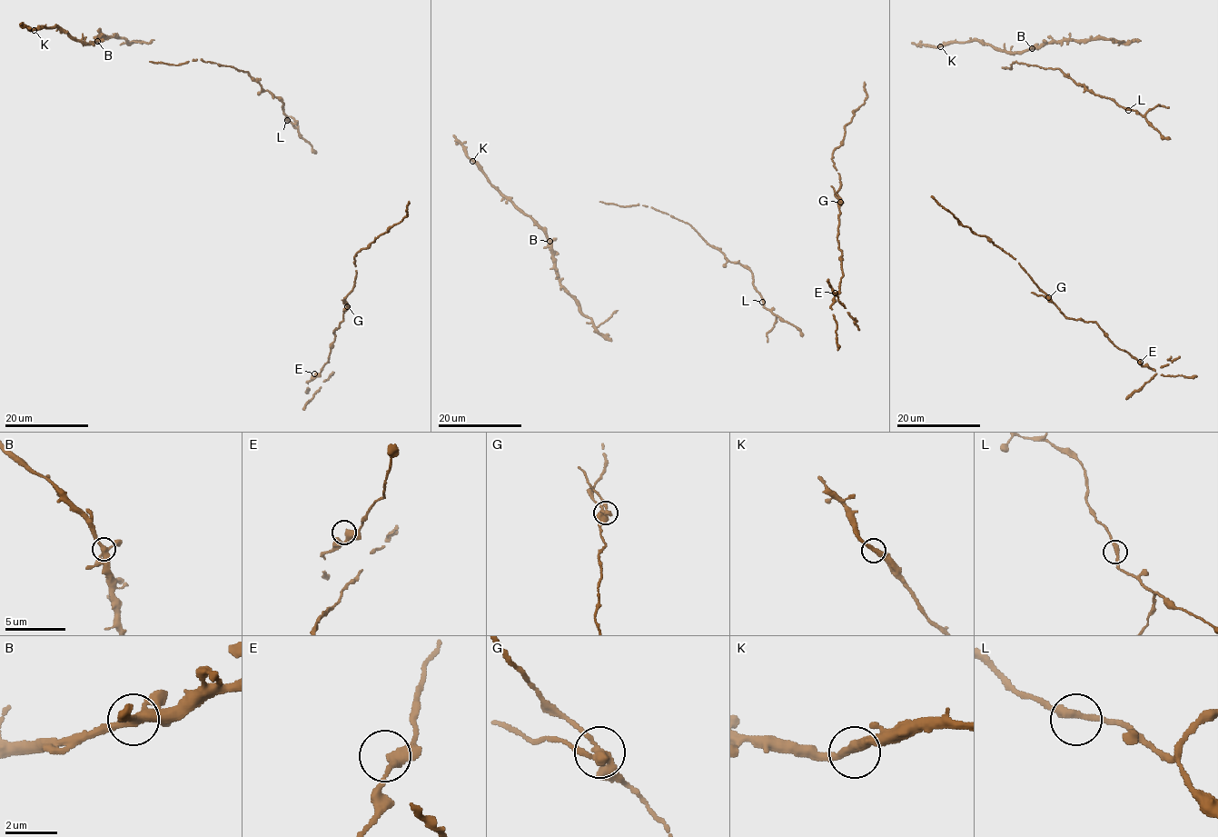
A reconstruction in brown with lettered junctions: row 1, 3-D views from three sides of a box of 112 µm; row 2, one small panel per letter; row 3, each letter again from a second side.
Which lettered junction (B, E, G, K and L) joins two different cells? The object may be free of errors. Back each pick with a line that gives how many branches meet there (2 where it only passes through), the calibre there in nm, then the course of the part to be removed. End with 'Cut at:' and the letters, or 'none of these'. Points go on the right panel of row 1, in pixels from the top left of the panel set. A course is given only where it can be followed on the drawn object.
G: branches 3; calibre 280 nm; course (1048, 297), (1031, 292)
Cut at: G

